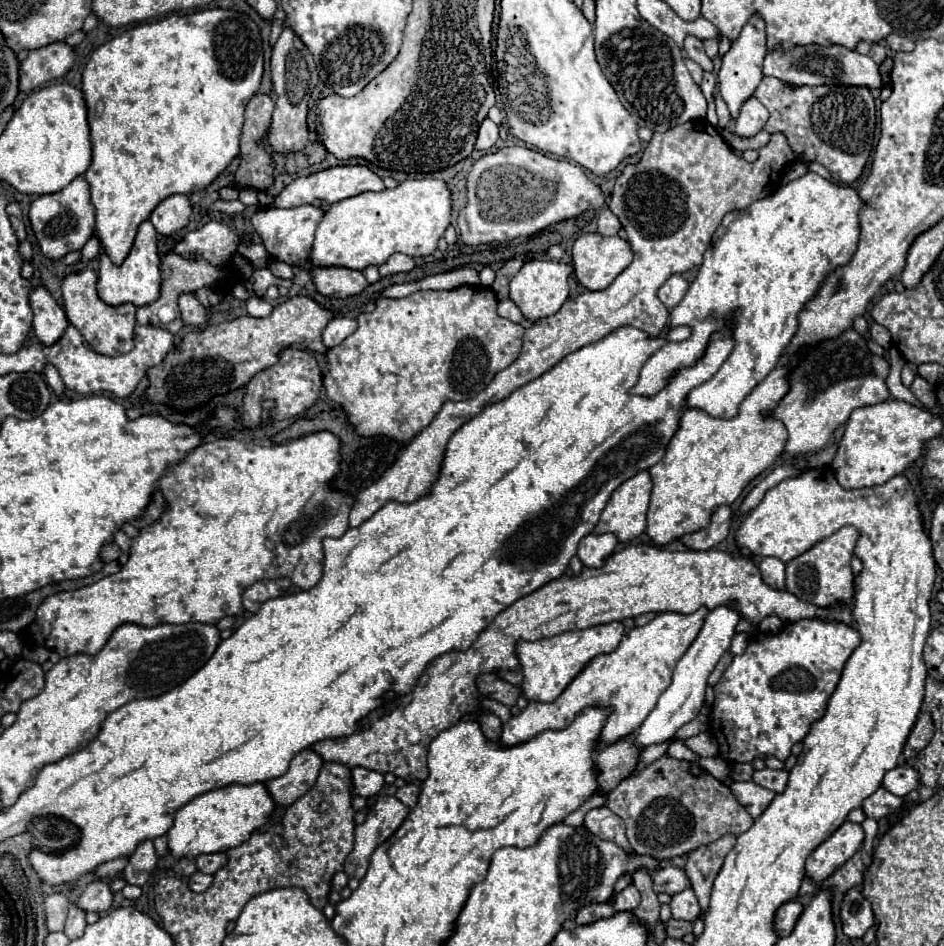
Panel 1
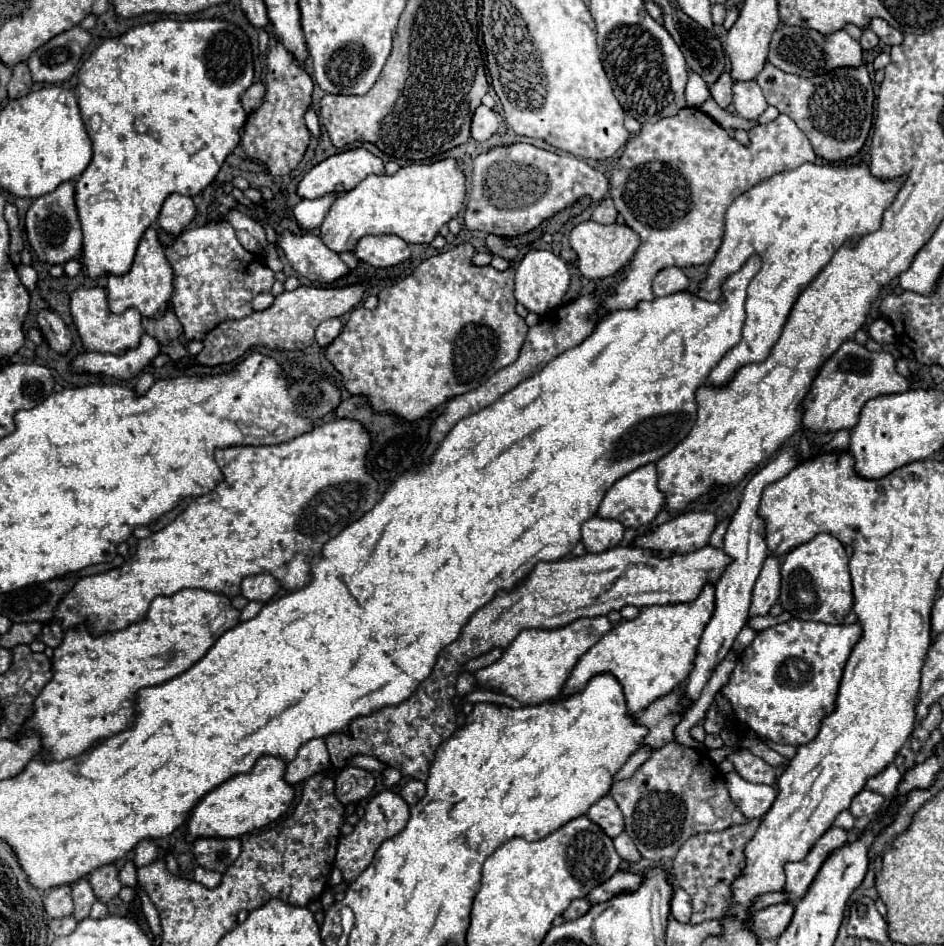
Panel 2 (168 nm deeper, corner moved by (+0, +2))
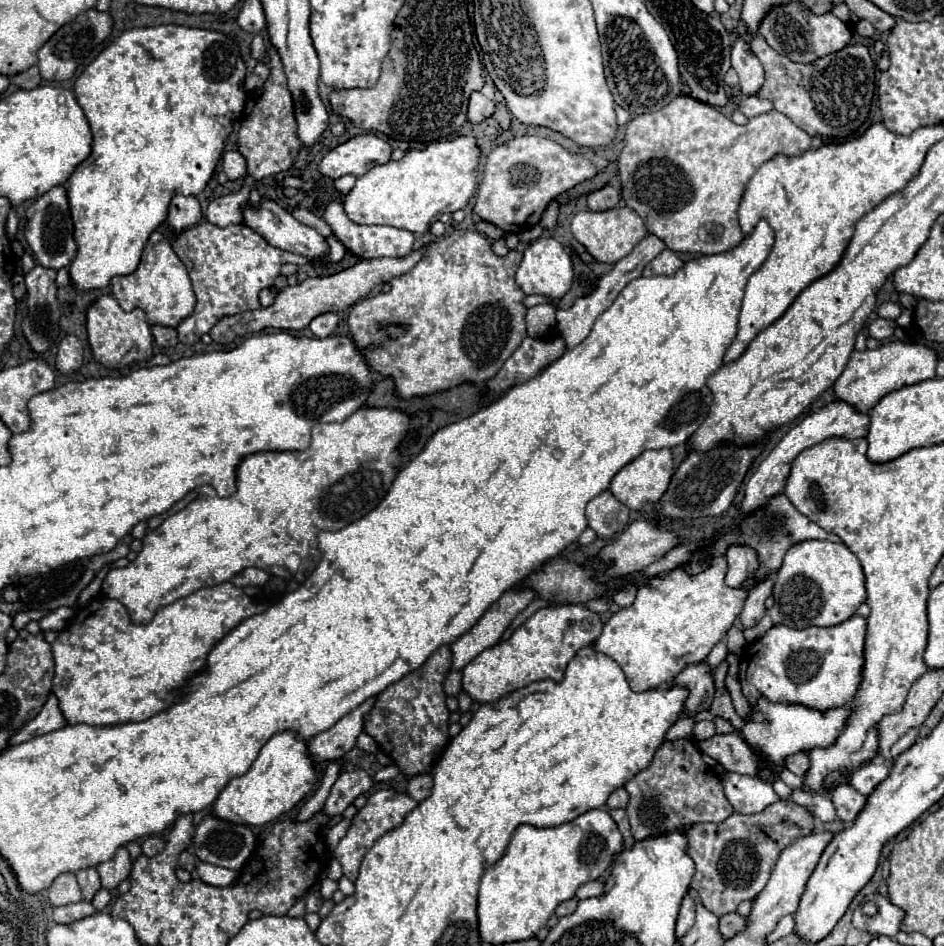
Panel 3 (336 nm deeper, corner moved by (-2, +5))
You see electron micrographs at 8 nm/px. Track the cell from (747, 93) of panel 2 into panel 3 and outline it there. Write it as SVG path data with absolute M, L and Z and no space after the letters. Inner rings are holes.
M738 38L732 48L732 68L738 72L738 88L744 96L758 96L764 84L764 70L758 58L748 52L748 44L744 38Z

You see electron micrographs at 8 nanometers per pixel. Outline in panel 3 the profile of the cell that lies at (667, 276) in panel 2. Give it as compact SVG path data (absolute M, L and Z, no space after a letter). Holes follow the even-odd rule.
M662 250L646 268L644 276L672 276L676 274L684 262L672 252L672 250Z

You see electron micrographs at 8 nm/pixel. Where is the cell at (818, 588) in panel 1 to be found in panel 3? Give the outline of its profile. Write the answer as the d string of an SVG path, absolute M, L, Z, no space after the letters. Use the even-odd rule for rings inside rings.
M804 540L794 544L786 552L784 564L776 572L774 582L776 602L756 626L744 628L742 634L746 642L760 640L774 624L786 624L790 628L836 626L848 620L866 600L864 572L856 554L852 554L846 544L834 544L828 540Z

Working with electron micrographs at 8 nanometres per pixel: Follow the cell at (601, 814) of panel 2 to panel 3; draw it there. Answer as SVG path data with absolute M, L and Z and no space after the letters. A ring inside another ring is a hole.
M618 788L610 794L608 802L606 802L606 810L614 810L614 808L624 808L628 804L628 794L624 788Z

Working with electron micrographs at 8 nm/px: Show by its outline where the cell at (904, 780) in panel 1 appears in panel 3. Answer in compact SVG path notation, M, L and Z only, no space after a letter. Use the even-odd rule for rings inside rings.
M868 762L862 768L858 768L852 776L850 776L850 784L864 796L872 794L872 790L884 782L888 778L890 770L884 766L884 762Z

